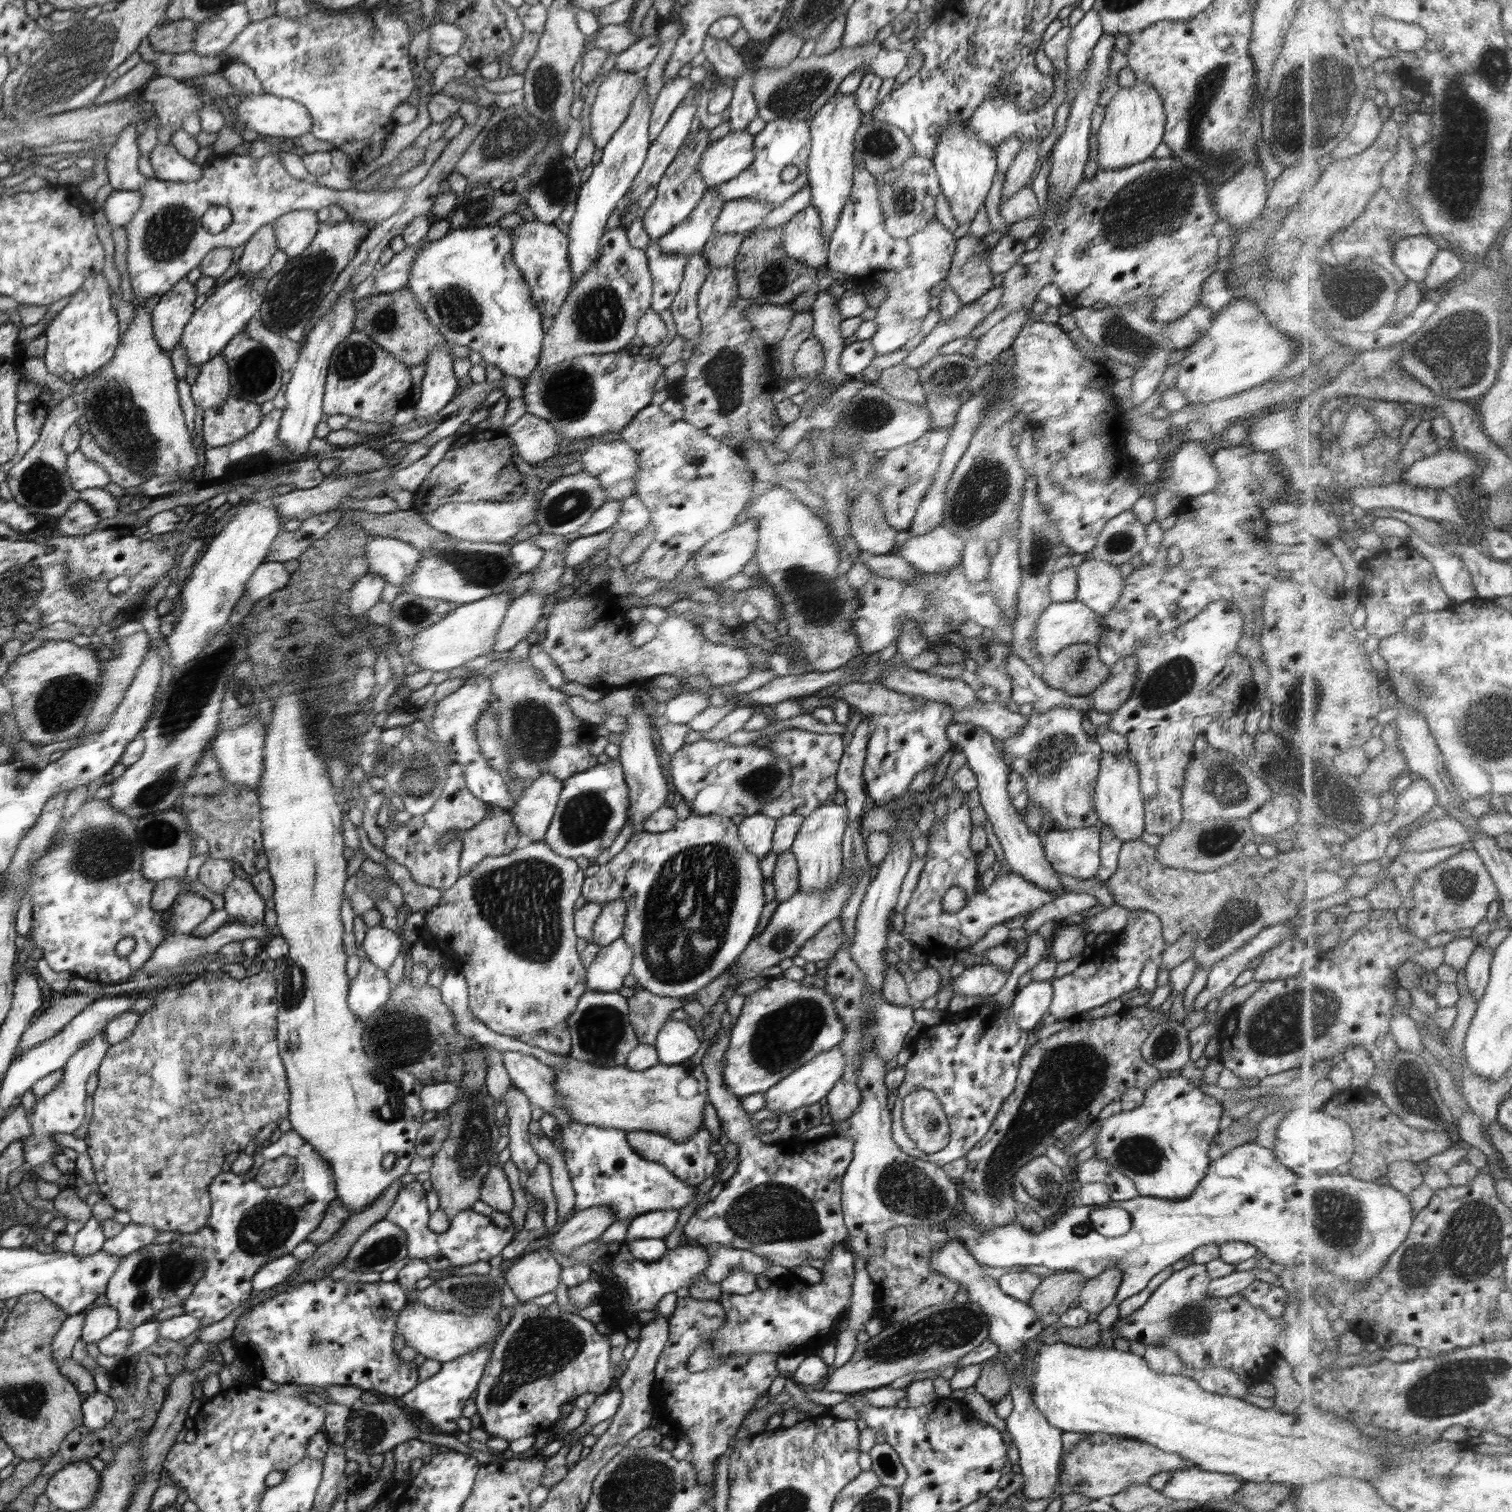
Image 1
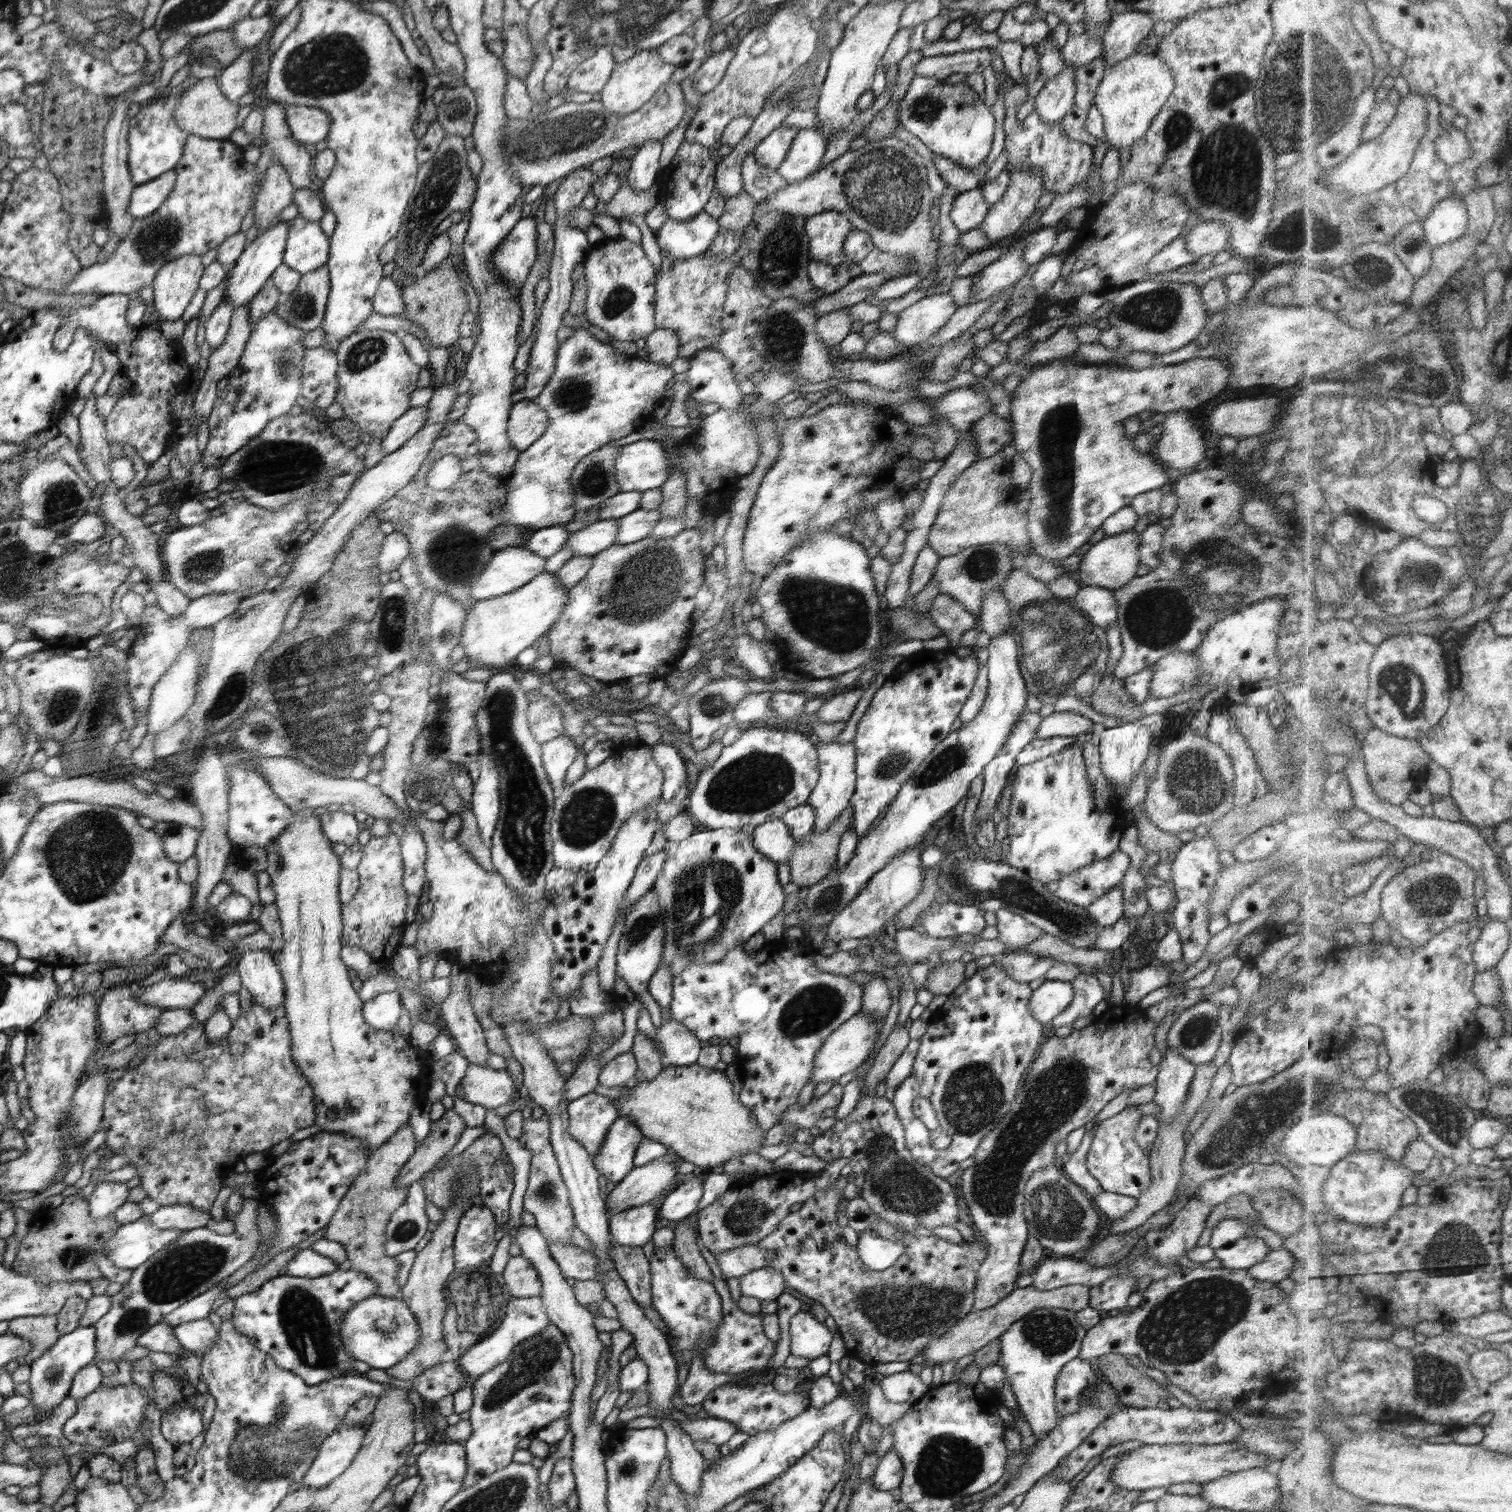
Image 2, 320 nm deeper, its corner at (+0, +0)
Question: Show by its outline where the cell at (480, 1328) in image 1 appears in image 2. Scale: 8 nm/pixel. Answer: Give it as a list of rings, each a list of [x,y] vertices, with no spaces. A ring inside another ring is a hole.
[[[400,1294],[396,1298],[374,1295],[357,1302],[355,1307],[341,1316],[339,1324],[339,1337],[348,1357],[384,1371],[393,1369],[404,1358],[408,1358],[412,1350],[416,1350],[416,1346],[420,1344],[419,1336],[419,1322]]]

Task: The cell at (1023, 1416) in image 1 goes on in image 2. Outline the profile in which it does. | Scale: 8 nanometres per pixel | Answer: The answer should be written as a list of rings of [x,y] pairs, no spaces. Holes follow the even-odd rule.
[[[1038,1308],[1013,1322],[998,1338],[999,1365],[1004,1369],[1019,1410],[1036,1438],[1045,1438],[1061,1419],[1056,1408],[1056,1377],[1064,1365],[1079,1356],[1086,1331],[1073,1310]]]

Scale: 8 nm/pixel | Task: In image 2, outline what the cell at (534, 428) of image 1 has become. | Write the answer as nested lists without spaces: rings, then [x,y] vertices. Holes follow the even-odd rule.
[[[523,399],[510,410],[507,436],[511,446],[522,452],[541,438],[548,426],[548,414],[536,402]]]

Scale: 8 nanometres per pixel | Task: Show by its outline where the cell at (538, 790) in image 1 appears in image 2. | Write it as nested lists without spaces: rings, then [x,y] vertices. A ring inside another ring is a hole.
[[[560,735],[541,745],[541,757],[547,777],[556,792],[563,788],[569,766],[580,749],[568,735]]]

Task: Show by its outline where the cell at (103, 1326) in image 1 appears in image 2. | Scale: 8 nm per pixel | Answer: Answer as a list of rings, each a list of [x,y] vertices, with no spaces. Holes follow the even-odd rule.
[[[79,1325],[74,1331],[60,1336],[58,1342],[49,1348],[44,1356],[40,1356],[38,1360],[33,1360],[30,1365],[32,1374],[30,1376],[30,1403],[38,1411],[38,1421],[48,1419],[50,1413],[60,1407],[62,1402],[69,1396],[72,1381],[76,1373],[95,1362],[96,1358],[96,1333],[95,1327],[87,1327]]]

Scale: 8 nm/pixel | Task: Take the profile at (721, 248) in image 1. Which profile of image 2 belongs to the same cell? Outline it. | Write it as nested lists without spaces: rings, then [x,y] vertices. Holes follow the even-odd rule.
[[[746,192],[725,200],[724,212],[717,218],[721,230],[743,231],[750,225],[758,203]]]

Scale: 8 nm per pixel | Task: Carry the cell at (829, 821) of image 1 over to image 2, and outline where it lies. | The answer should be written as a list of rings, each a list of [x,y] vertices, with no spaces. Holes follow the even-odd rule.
[[[820,741],[817,747],[817,757],[819,760],[819,779],[816,786],[809,794],[808,804],[815,808],[816,820],[813,831],[826,830],[834,819],[848,808],[851,796],[855,791],[856,773],[856,747],[853,742],[831,741],[823,743]]]

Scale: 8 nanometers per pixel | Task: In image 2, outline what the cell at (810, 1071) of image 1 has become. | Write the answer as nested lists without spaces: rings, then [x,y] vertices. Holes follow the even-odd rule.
[[[864,1012],[854,1014],[848,1022],[840,1025],[821,1045],[820,1050],[816,1053],[813,1064],[812,1082],[834,1082],[845,1081],[853,1070],[862,1066],[875,1046],[875,1038],[879,1034],[879,1026],[868,1018]]]

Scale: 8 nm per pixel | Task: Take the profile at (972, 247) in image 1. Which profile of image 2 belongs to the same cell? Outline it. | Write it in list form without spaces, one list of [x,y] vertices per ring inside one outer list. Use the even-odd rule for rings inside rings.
[[[1014,167],[1010,172],[1010,184],[1004,197],[988,209],[988,214],[982,221],[980,229],[984,231],[988,240],[992,242],[990,248],[998,246],[997,242],[1016,232],[1025,221],[1035,212],[1038,200],[1043,196],[1045,188],[1042,177],[1026,167]]]

